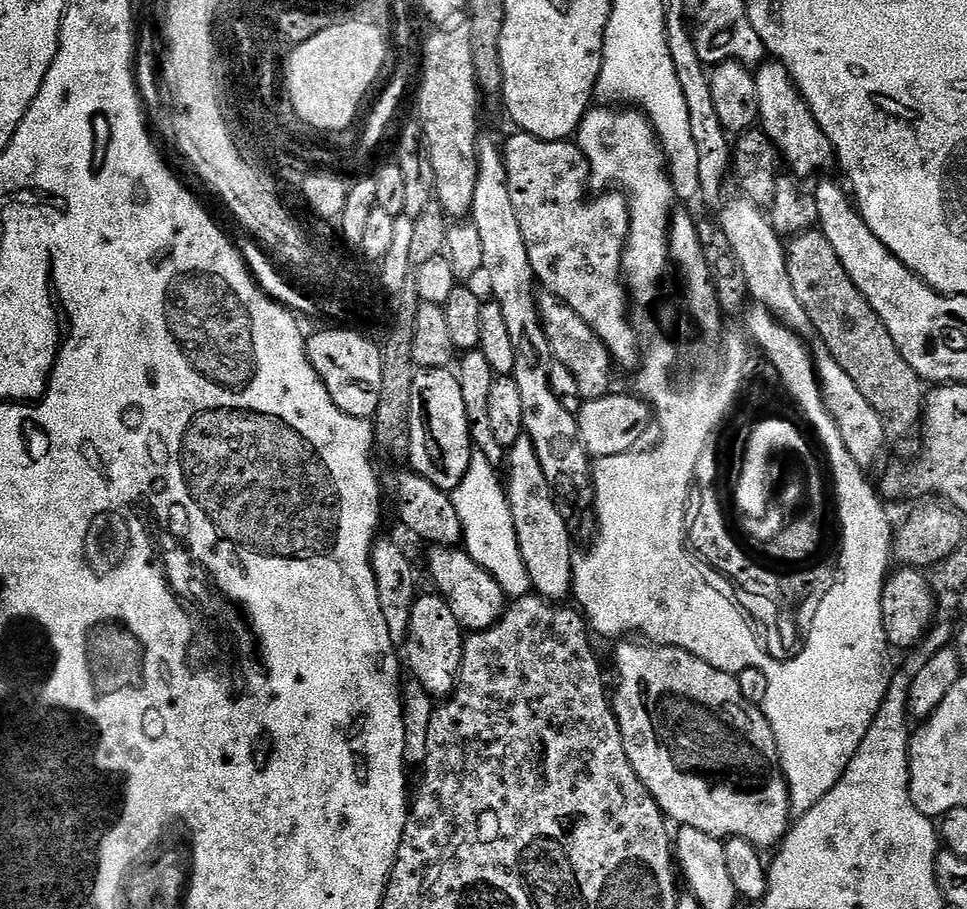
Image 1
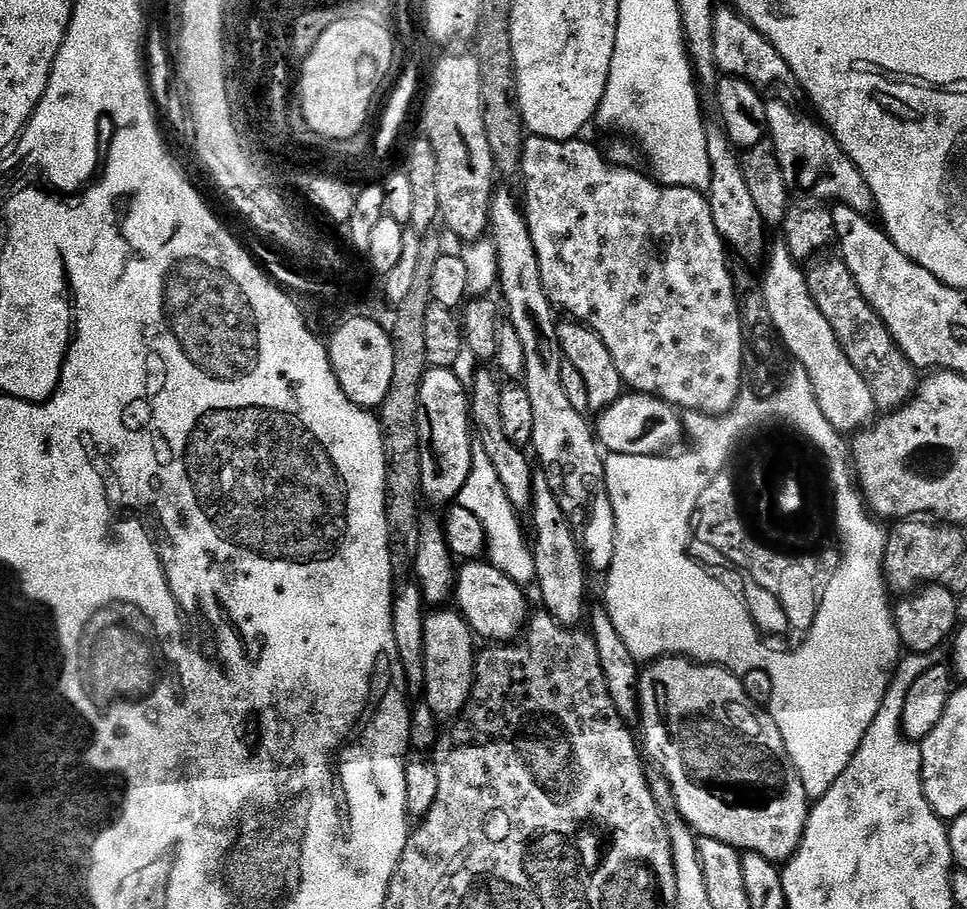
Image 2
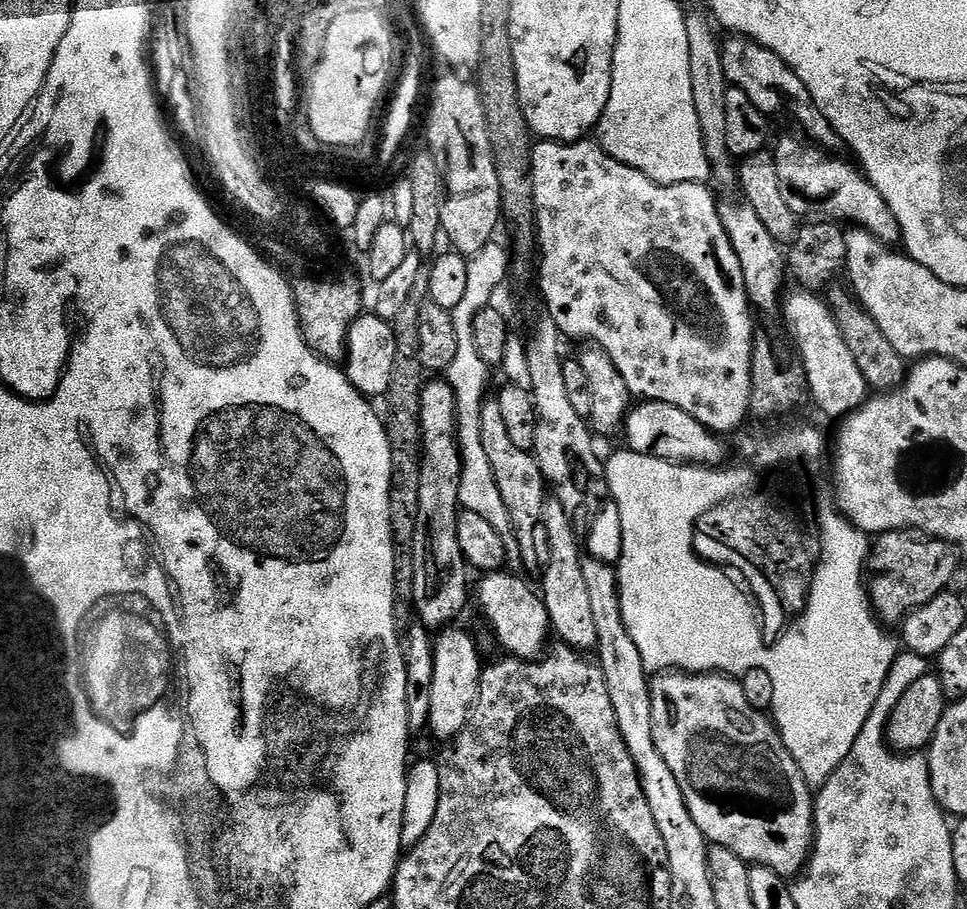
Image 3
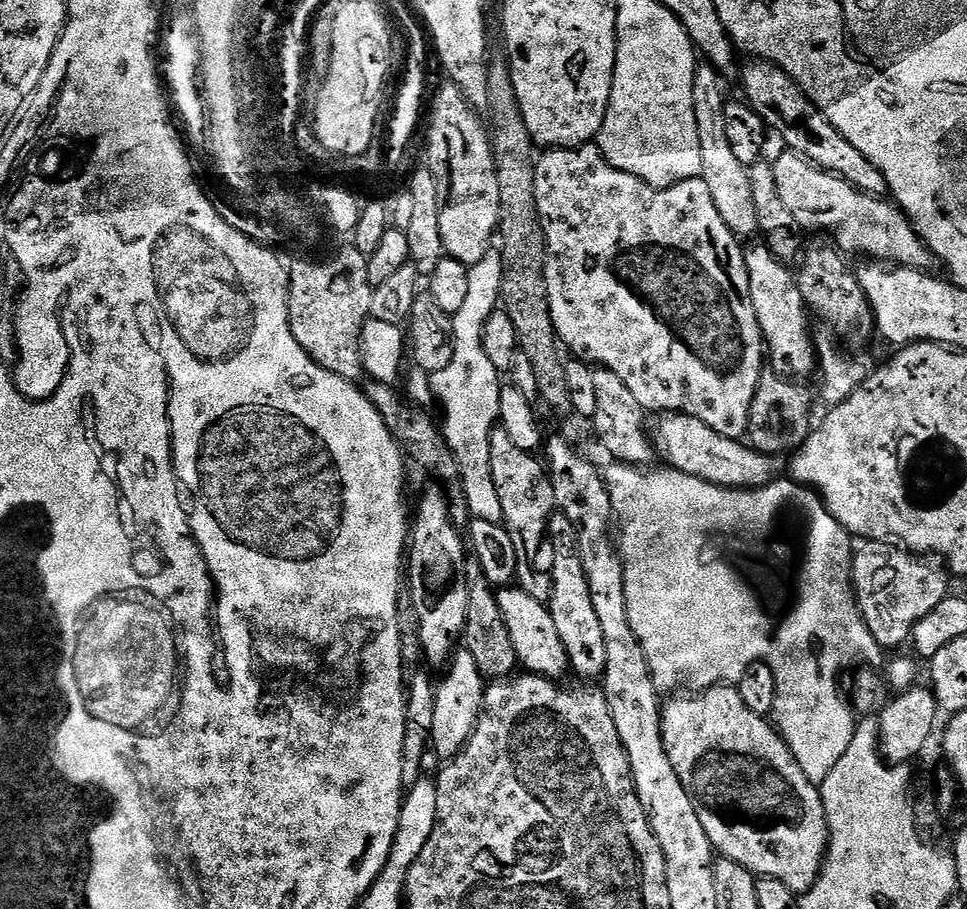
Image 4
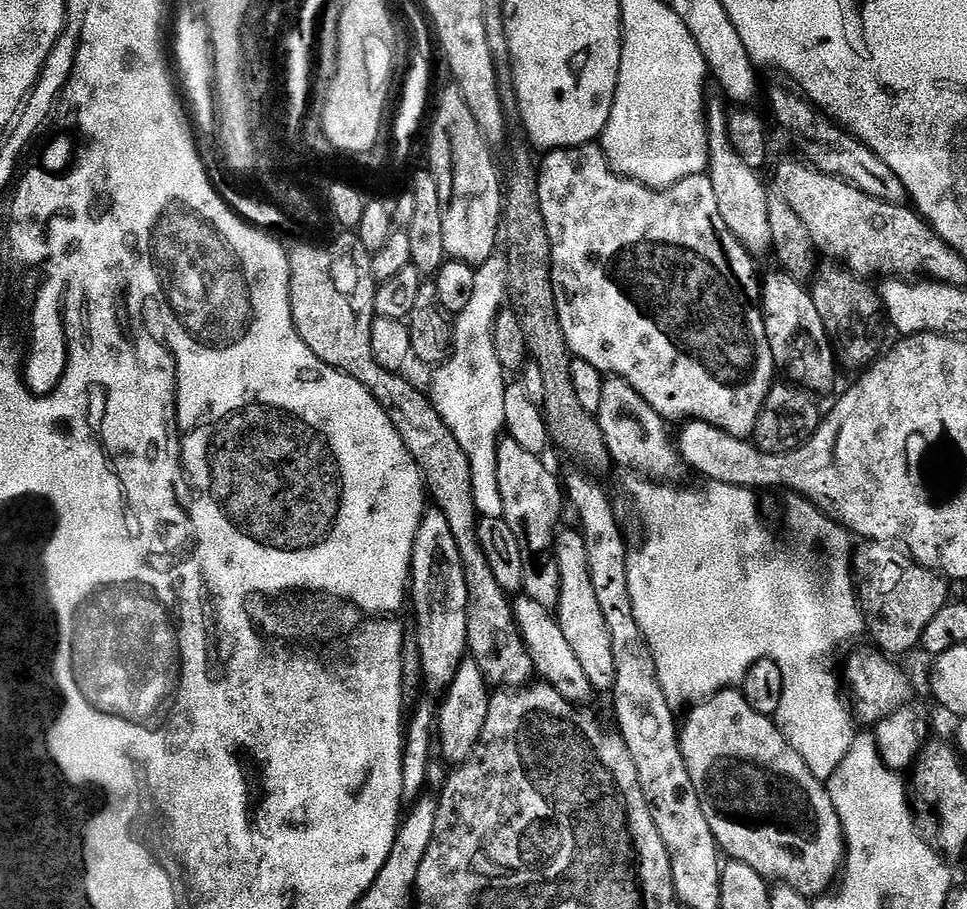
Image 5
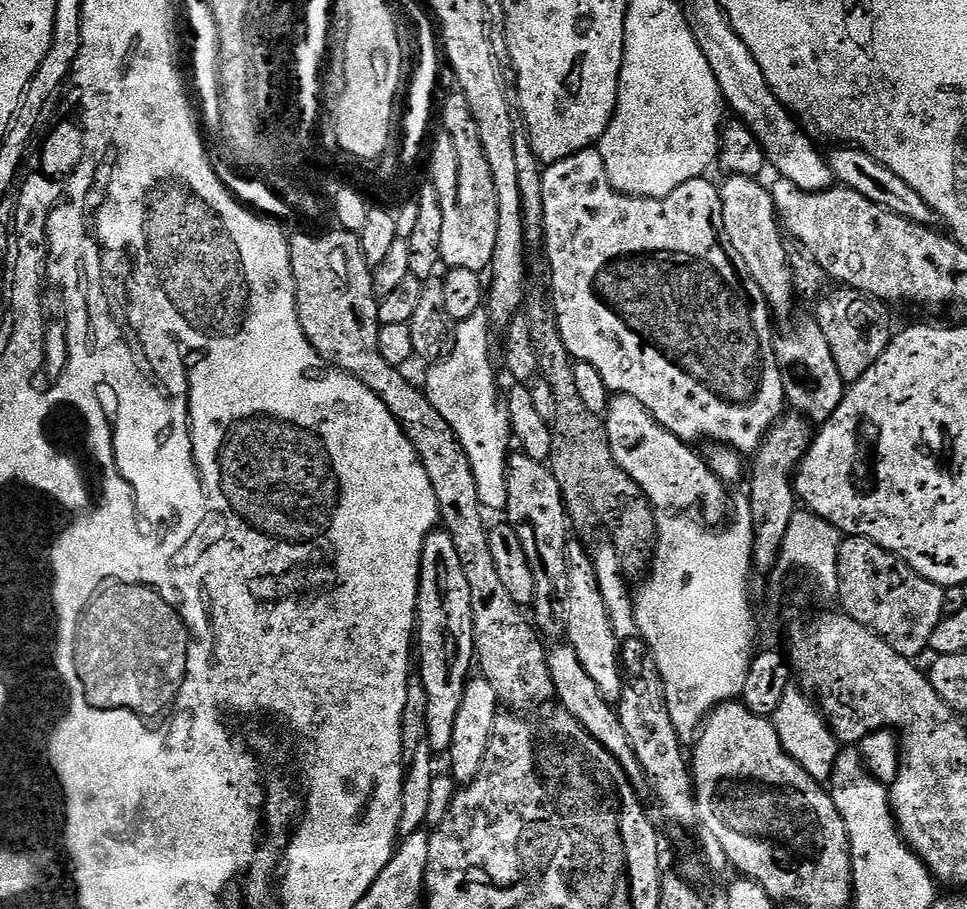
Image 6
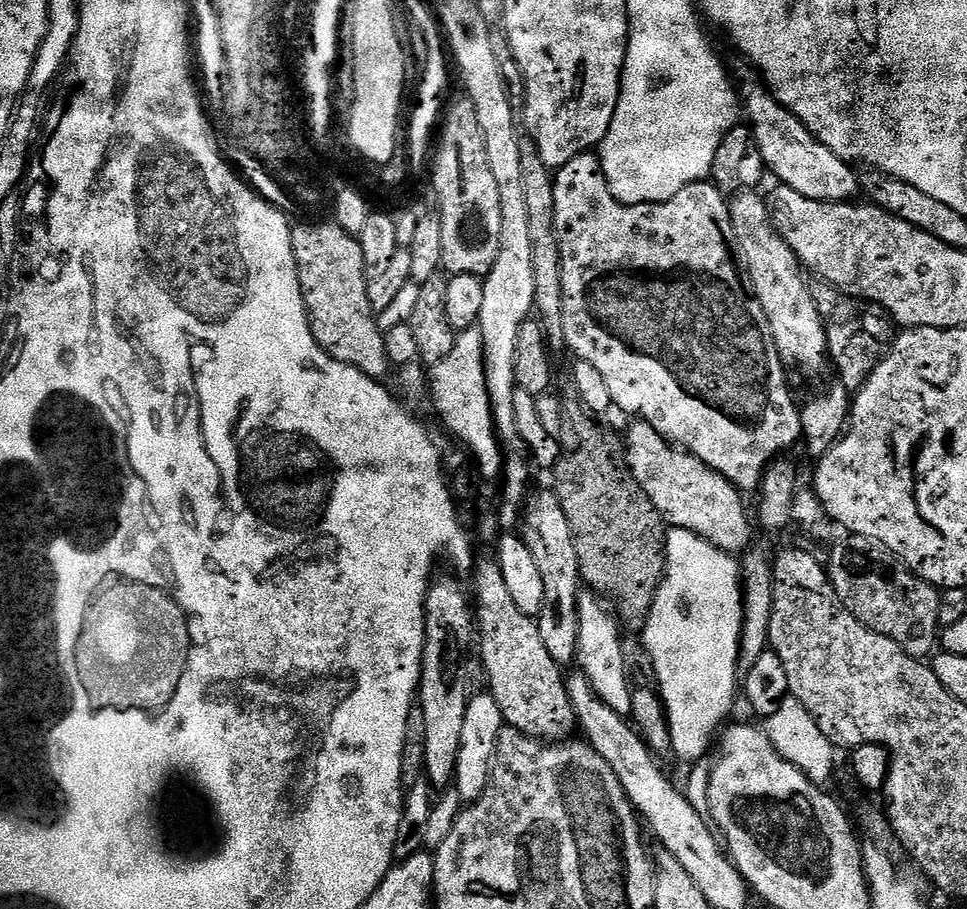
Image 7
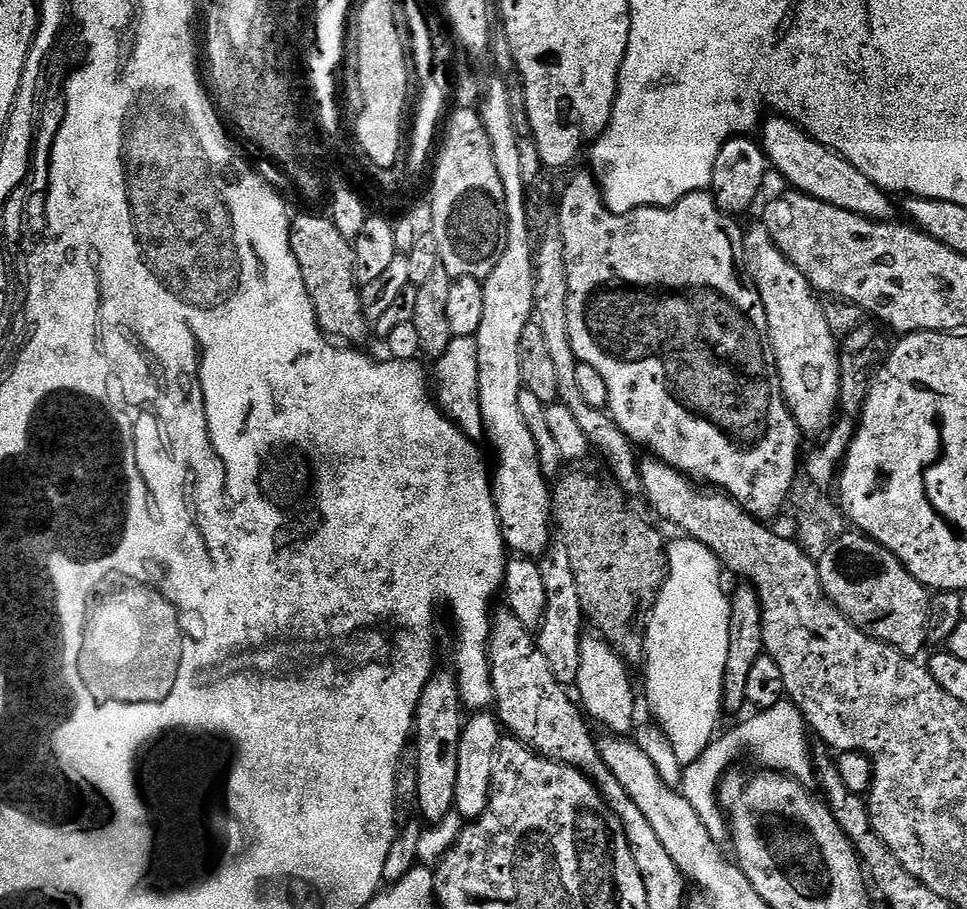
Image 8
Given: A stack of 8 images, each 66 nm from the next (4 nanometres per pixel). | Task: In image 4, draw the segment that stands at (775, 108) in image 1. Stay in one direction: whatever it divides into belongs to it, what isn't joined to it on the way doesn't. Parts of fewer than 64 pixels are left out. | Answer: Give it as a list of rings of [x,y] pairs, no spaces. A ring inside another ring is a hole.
[[[784,150],[784,153],[782,153],[781,156],[777,158],[777,160],[774,160],[772,168],[774,172],[774,179],[777,183],[778,194],[781,195],[783,203],[786,205],[787,209],[790,210],[792,214],[794,214],[794,218],[798,220],[804,230],[810,230],[810,228],[813,228],[813,230],[816,232],[829,232],[829,234],[833,236],[829,237],[831,237],[831,239],[834,241],[836,247],[845,254],[851,254],[851,252],[853,252],[853,254],[856,256],[868,256],[864,258],[871,258],[876,262],[887,262],[889,265],[899,266],[902,268],[914,268],[917,270],[931,269],[928,268],[931,266],[931,264],[934,264],[934,257],[931,250],[929,250],[928,245],[924,243],[924,239],[922,239],[921,236],[916,233],[916,228],[908,220],[908,215],[906,215],[904,211],[901,210],[901,208],[895,203],[889,202],[887,199],[881,198],[879,196],[871,196],[868,192],[858,190],[853,186],[853,184],[846,182],[840,176],[834,176],[831,172],[824,172],[820,168],[816,167],[815,164],[809,164],[799,152]]]

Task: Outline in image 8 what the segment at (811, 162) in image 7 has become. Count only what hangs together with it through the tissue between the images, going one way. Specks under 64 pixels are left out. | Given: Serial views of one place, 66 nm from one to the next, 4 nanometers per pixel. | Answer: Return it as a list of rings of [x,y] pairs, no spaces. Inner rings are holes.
[[[772,114],[763,121],[762,132],[763,128],[762,147],[768,155],[769,165],[775,171],[777,168],[792,183],[789,185],[795,191],[818,202],[826,202],[830,206],[865,216],[867,220],[888,222],[893,219],[889,193],[878,187],[869,176],[862,174],[862,170],[858,170],[850,161],[843,160],[838,153],[822,146],[794,121]]]

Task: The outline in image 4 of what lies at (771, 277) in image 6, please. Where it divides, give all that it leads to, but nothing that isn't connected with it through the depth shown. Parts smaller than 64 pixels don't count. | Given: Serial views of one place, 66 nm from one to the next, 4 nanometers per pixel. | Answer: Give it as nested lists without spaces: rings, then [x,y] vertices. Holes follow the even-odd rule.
[[[701,63],[696,70],[694,80],[694,100],[698,132],[702,142],[702,162],[704,171],[702,179],[710,186],[710,198],[714,198],[714,206],[718,206],[718,214],[722,214],[722,222],[738,238],[757,235],[760,227],[758,214],[754,204],[754,190],[751,188],[749,169],[730,150],[730,142],[726,138],[726,106],[730,103],[728,96],[729,81],[714,65]]]

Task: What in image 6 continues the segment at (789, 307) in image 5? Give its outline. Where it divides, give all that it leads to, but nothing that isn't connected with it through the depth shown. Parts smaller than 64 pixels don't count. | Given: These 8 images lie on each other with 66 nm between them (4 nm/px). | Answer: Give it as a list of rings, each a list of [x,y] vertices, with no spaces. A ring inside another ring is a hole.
[[[808,318],[798,321],[789,332],[784,332],[781,336],[779,333],[774,343],[785,401],[813,425],[825,424],[834,410],[838,410],[846,391],[842,374],[838,374],[838,366],[834,366],[834,354],[830,354],[826,334],[822,334],[815,319]]]

